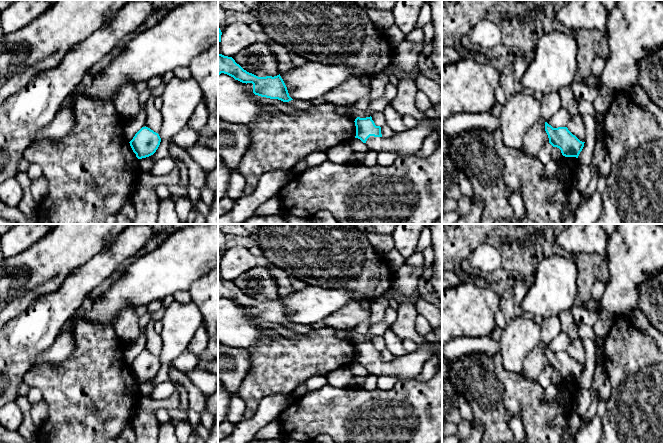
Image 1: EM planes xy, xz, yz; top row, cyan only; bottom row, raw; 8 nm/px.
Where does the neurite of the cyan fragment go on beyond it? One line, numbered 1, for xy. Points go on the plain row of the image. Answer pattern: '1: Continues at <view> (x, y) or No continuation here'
1: No continuation here

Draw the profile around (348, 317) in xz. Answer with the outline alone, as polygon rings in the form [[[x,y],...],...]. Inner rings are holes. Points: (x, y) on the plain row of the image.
[[[349,301],[325,320],[327,327],[334,330],[352,330],[362,322],[371,321],[371,312],[362,307],[361,303]]]

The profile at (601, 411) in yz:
[[[599,398],[598,406],[596,409],[596,415],[601,419],[603,419],[607,414],[606,404],[607,404],[607,401]]]

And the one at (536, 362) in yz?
[[[540,344],[527,355],[521,375],[526,381],[537,382],[540,374],[547,370],[549,370],[549,362],[545,355],[545,346]]]

